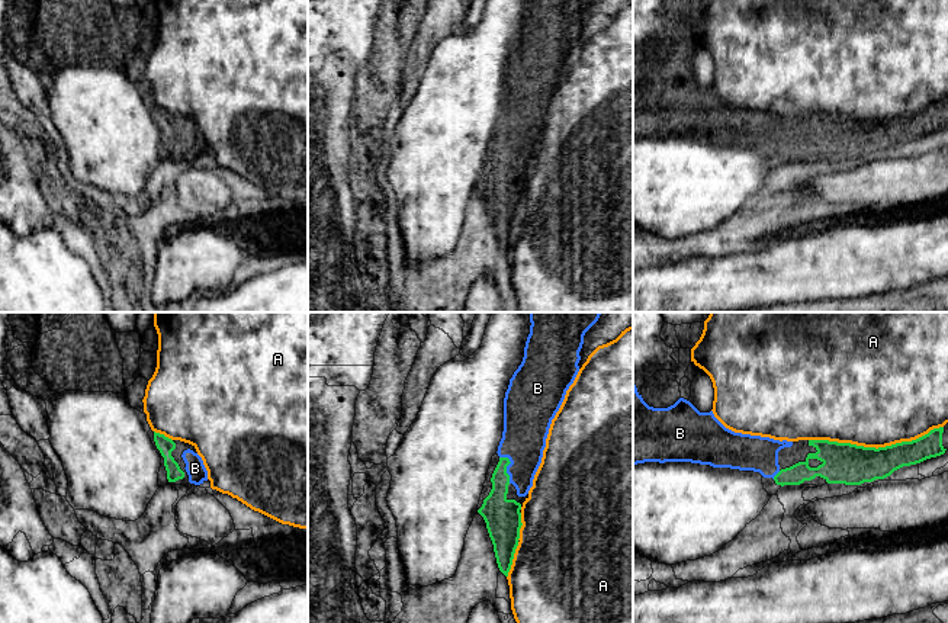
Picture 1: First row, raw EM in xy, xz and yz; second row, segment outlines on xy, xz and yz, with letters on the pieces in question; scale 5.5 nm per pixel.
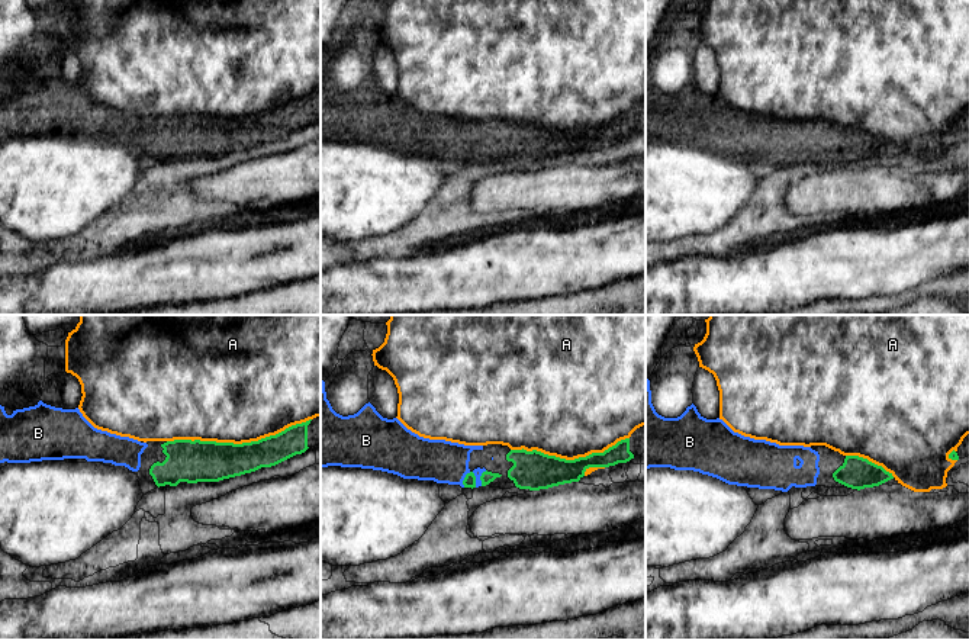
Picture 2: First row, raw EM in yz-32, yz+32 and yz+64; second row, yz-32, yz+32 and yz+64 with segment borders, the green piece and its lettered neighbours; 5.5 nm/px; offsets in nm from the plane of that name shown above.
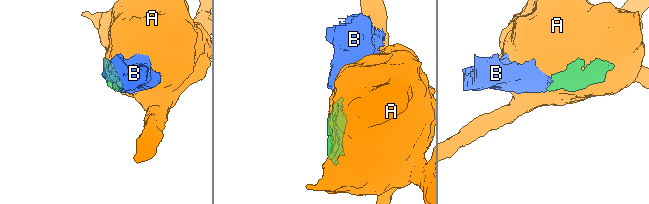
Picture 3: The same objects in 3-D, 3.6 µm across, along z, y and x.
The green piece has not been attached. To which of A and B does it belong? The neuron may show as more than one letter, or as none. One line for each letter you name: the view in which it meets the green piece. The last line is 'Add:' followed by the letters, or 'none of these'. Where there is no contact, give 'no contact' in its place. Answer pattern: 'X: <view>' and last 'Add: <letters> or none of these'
B: xz
Add: B

